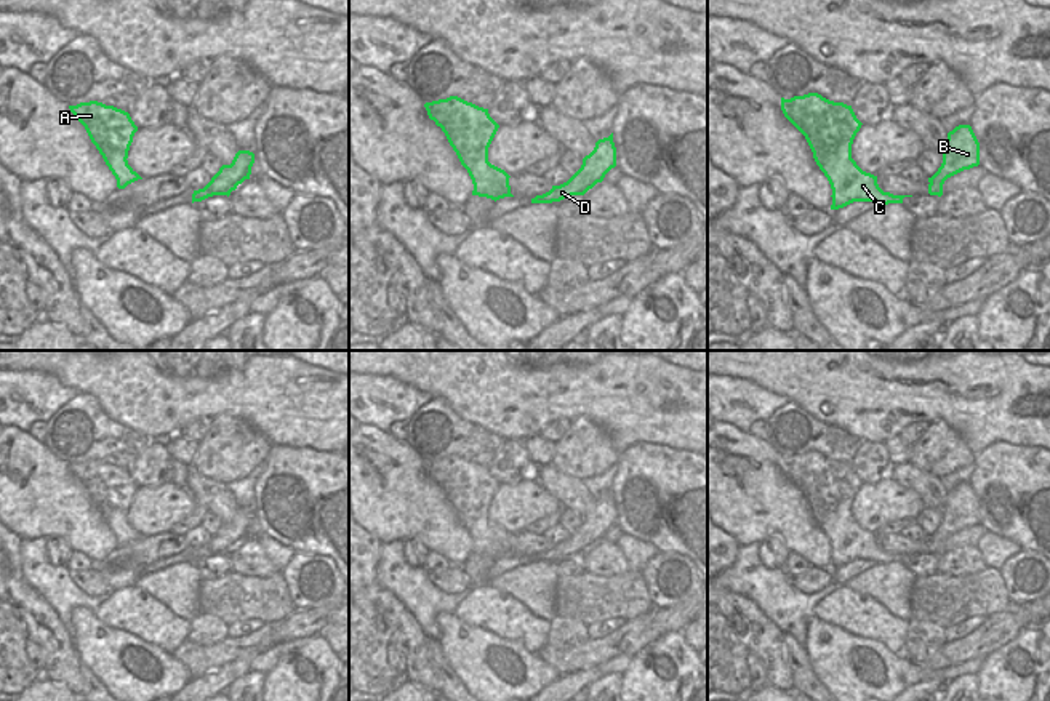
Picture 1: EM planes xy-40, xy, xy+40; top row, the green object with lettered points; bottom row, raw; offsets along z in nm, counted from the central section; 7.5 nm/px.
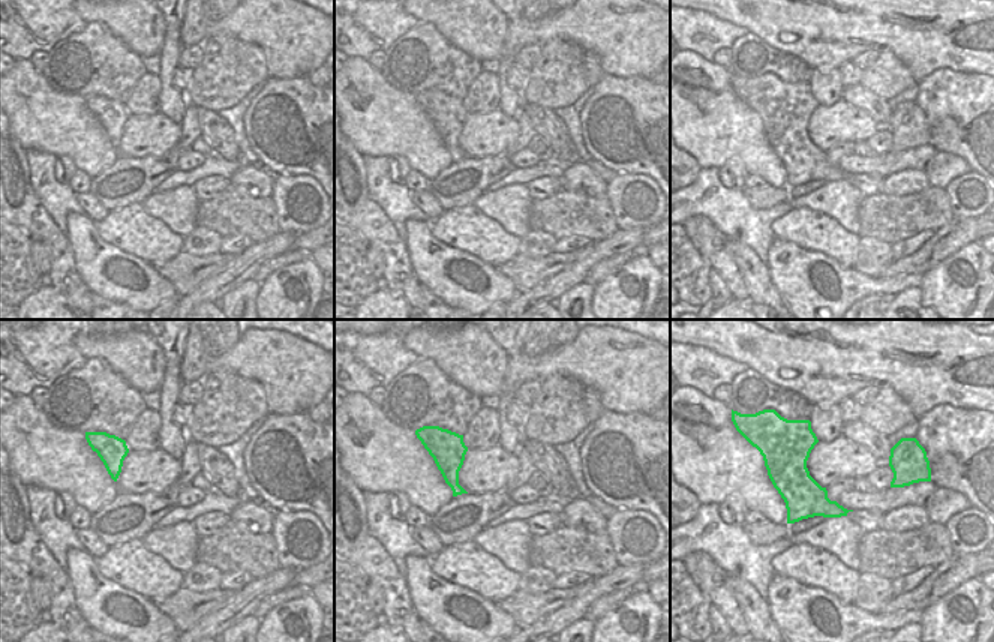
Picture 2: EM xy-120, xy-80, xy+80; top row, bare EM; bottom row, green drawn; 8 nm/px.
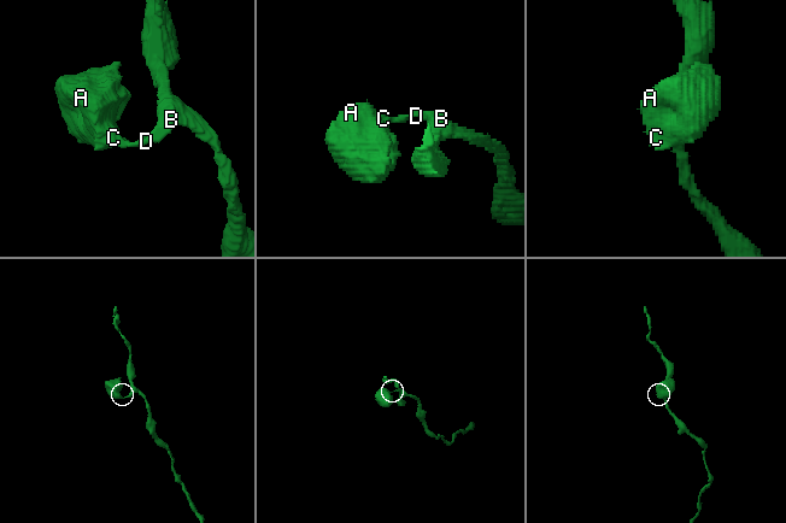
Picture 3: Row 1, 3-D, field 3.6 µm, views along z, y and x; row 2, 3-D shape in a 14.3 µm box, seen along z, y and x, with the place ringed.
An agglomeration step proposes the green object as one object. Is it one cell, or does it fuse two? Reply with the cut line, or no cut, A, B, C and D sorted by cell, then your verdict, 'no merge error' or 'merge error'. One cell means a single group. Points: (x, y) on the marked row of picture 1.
no cut; A B C D; no merge error

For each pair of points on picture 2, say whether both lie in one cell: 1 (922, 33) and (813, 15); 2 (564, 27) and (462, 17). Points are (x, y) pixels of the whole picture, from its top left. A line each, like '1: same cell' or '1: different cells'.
1: same cell
2: same cell

